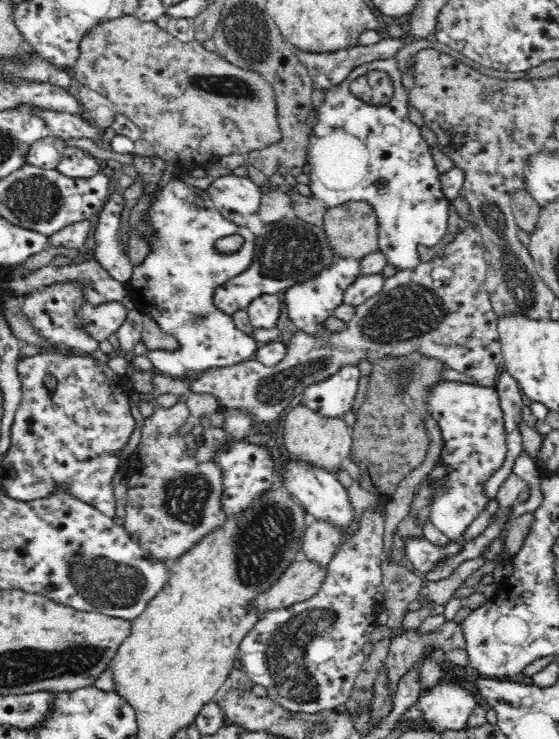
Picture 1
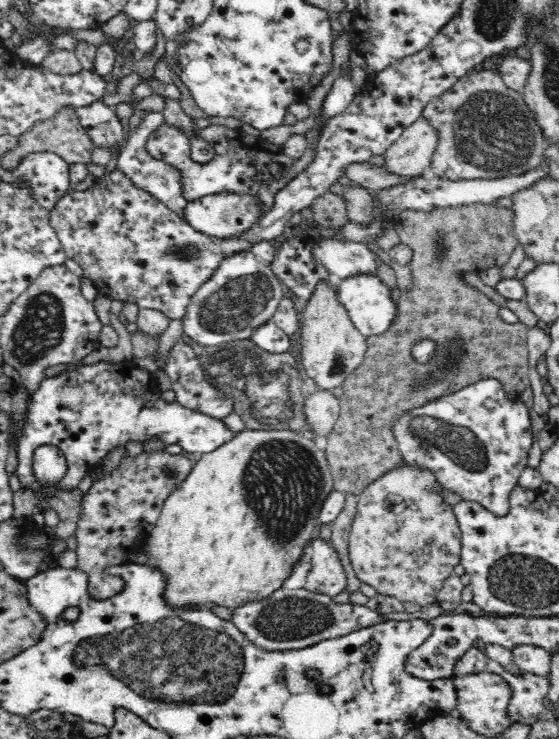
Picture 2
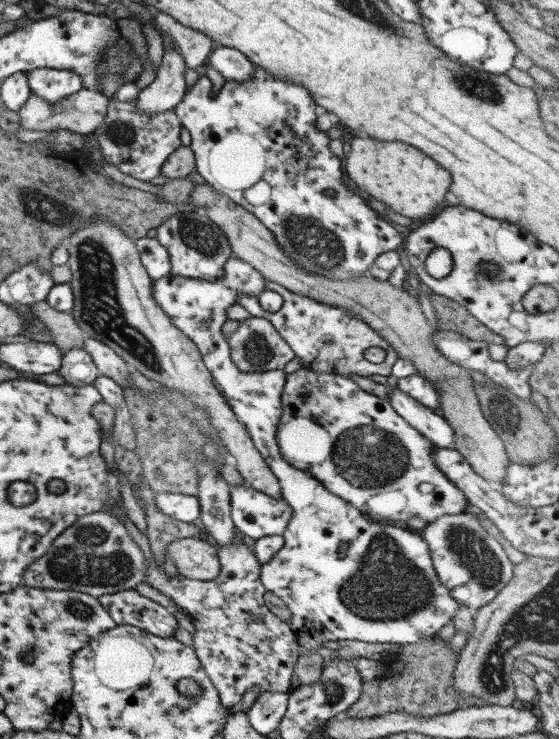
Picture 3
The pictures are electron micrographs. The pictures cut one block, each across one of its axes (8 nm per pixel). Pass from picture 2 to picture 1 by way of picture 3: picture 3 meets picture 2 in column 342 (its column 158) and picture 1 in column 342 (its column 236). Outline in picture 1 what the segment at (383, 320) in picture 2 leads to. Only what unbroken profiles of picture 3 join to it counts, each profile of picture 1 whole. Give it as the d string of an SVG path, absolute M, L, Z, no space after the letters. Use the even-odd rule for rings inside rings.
M338 258L329 267L323 268L313 279L288 287L282 298L288 309L289 318L296 327L306 333L312 333L314 337L323 337L330 333L322 324L332 316L332 311L343 303L346 289L361 275L359 268L359 260ZM346 364L330 378L310 384L303 392L302 403L322 416L342 418L346 412L350 412L354 404L354 396L358 392L358 378L358 367Z

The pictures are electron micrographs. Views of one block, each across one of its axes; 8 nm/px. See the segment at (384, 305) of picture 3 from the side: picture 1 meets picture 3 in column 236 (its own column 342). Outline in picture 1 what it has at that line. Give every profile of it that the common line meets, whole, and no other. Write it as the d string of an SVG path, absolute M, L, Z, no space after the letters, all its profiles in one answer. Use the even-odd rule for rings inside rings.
M352 200L334 208L327 208L322 227L330 247L334 249L334 255L338 258L360 260L379 250L377 216L375 210L367 202Z

